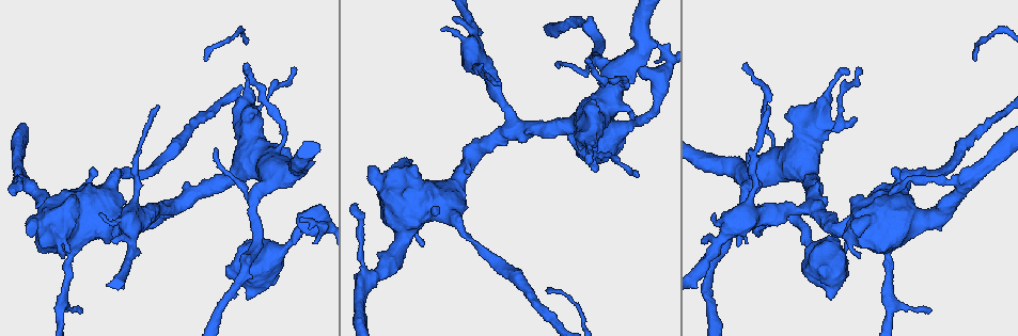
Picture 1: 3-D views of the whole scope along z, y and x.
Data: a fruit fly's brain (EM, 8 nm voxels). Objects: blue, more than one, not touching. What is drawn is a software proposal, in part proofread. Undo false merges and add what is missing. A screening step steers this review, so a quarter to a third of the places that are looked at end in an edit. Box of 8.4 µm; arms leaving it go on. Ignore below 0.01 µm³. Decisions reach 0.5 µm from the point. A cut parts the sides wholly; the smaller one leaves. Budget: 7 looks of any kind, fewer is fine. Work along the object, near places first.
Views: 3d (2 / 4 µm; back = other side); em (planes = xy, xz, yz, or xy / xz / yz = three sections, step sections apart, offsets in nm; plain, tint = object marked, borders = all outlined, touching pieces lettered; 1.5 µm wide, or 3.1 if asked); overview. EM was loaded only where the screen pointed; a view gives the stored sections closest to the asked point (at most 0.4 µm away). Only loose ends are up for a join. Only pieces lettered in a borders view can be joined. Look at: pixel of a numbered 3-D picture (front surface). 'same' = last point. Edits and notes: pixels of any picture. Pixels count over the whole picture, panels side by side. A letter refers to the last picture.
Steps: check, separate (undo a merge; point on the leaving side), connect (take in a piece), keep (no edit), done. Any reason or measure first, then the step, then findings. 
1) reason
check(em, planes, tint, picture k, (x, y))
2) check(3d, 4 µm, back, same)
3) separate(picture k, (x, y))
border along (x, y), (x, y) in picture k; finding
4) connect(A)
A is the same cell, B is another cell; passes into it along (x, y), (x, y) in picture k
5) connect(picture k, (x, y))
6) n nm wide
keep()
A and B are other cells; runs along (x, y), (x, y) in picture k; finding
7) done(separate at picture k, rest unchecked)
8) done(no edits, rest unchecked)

check(3d, 4 µm, picture 1, (858, 255))

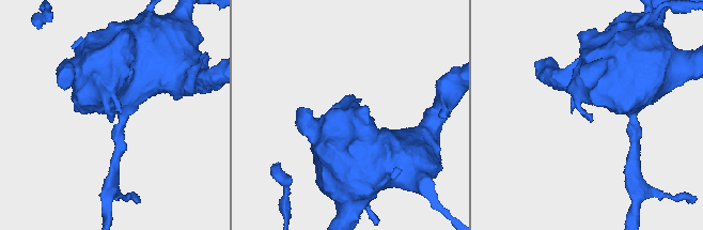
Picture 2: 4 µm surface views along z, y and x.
now the EM
check(em, planes, borders, picture 2, (590, 121))

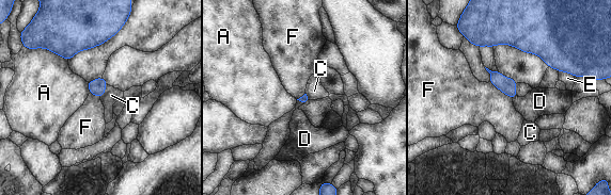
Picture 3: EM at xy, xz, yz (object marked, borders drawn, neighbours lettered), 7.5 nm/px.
keep()
A, C, D, E and F are other cells; none of them fits

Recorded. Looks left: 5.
free end
check(em, xz, step 4, tint, picture 1, (435, 206))

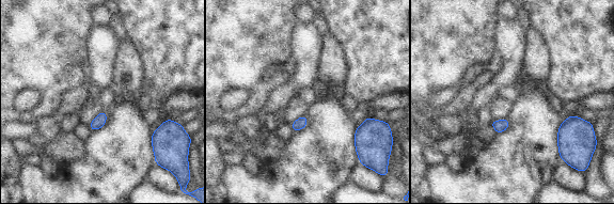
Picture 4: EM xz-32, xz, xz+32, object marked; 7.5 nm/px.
cut it another way
check(em, yz, step 8, borders, same)

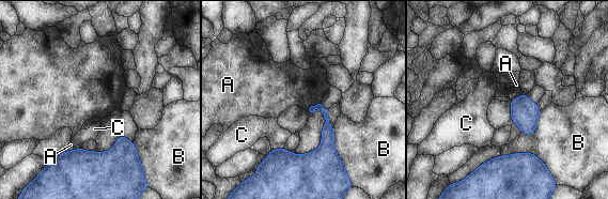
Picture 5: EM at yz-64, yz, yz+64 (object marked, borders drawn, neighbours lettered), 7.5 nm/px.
keep()
A, B and C are other cells; runs along (325, 111), (327, 146), (313, 159), (270, 156) in picture 5; none of them fits

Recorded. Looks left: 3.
tapers out
check(em, xy, step 8, borders, picture 1, (861, 70))

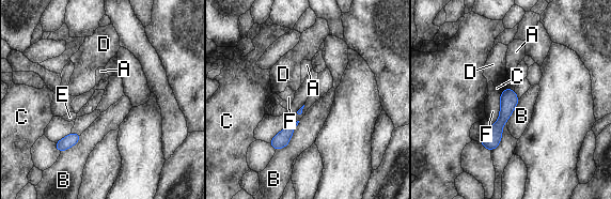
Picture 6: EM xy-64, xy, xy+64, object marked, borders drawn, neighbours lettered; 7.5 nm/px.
check(em, planes, borders, same)

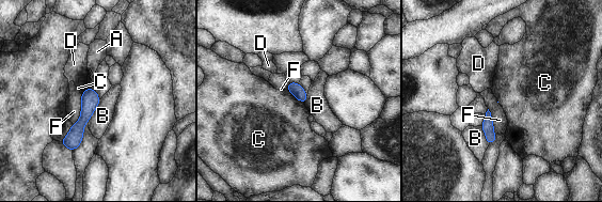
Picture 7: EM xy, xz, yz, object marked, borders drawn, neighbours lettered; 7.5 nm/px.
keep()
A, B, C, D and F are other cells; no lettered piece goes on from it

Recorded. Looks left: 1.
done(no edits, rest unchecked)

